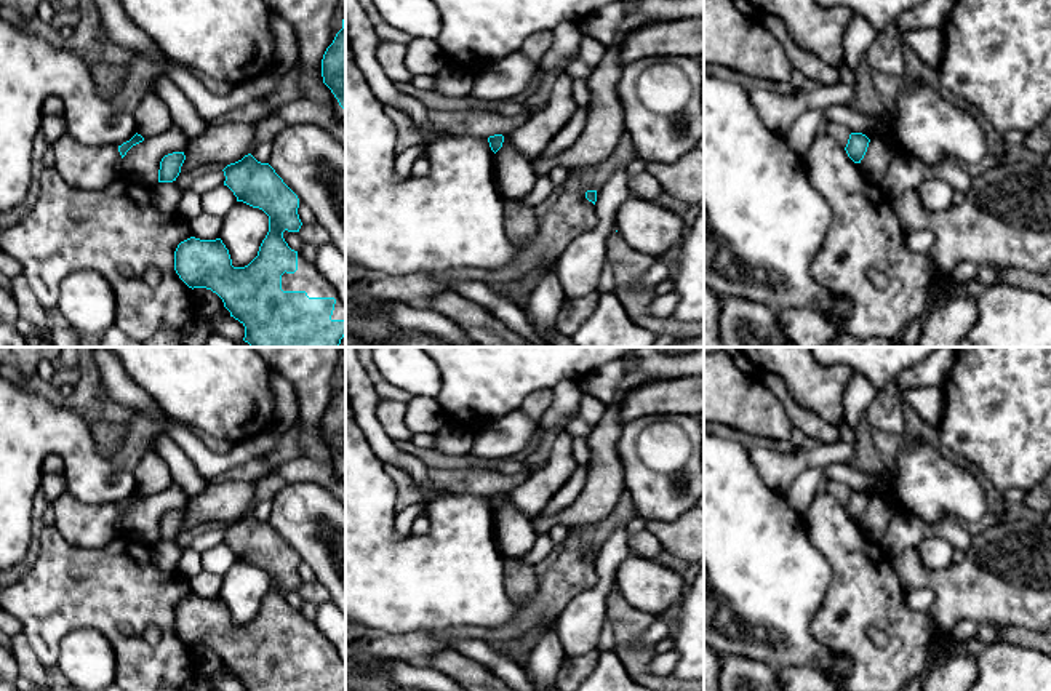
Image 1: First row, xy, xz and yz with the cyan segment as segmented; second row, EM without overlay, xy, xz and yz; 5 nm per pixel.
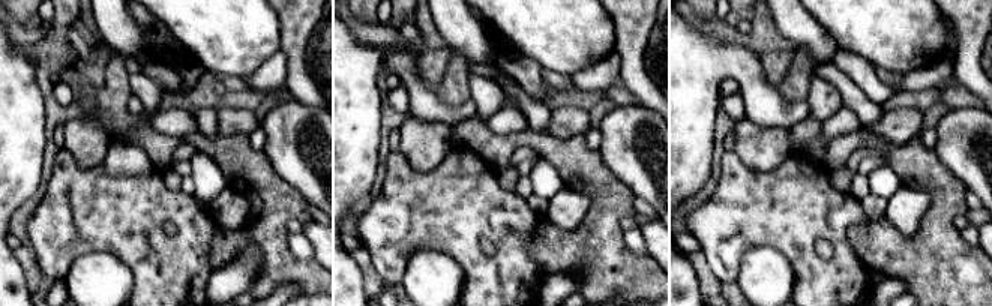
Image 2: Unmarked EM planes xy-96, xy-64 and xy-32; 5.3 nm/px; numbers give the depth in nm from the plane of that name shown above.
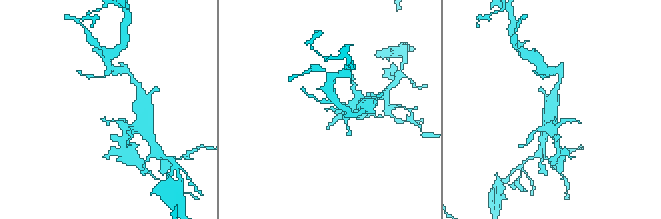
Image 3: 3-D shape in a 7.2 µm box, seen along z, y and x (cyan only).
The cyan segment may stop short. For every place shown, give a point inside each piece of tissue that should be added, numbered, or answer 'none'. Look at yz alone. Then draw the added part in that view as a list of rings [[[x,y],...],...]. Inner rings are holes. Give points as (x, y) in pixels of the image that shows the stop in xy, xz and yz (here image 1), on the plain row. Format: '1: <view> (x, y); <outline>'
none

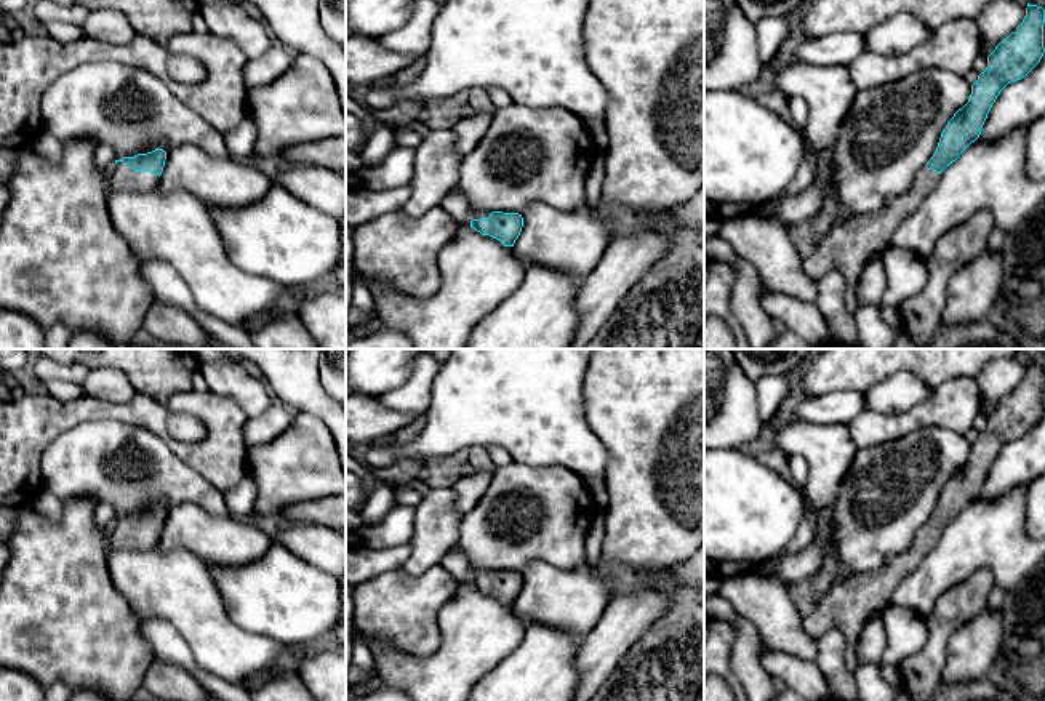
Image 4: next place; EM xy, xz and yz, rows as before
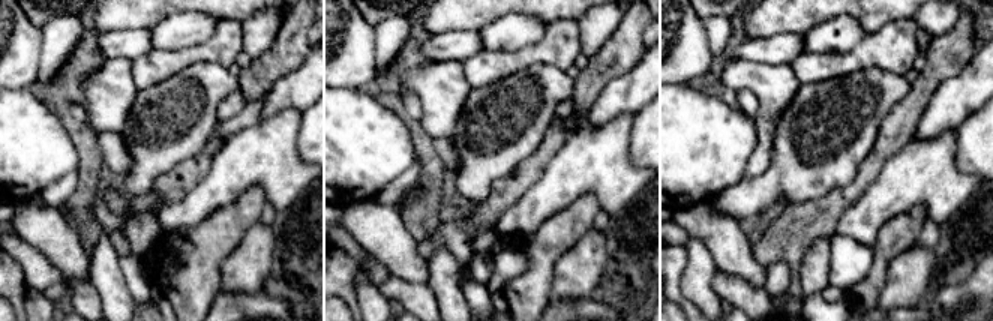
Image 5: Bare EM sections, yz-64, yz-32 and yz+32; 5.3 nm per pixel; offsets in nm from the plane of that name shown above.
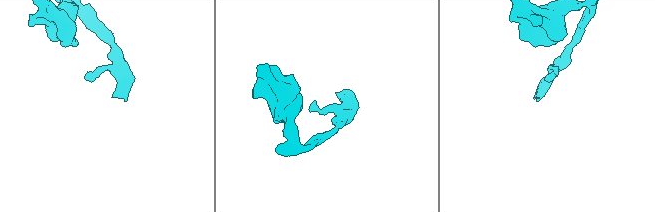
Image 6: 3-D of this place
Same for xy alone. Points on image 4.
1: xy (122, 536); [[[123,520],[114,522],[109,536],[107,547],[120,551],[149,551],[157,547],[160,535],[150,530],[134,530]]]

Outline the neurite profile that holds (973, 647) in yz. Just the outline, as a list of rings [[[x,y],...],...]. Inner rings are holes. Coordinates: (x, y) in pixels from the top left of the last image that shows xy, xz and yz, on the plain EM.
[[[984,608],[951,635],[941,685],[986,677],[999,658],[1002,640],[1002,610]]]

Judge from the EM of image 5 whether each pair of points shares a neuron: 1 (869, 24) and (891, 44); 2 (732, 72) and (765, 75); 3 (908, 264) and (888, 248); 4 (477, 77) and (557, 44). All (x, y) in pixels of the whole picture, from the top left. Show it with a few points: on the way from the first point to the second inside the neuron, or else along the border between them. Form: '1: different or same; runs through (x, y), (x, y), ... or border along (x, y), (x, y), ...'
1: different; border along (909, 17), (893, 20), (867, 36)
2: same; runs through (740, 75), (758, 75)
3: different; border along (911, 246), (890, 263), (882, 287)
4: same; runs through (497, 65), (537, 53)

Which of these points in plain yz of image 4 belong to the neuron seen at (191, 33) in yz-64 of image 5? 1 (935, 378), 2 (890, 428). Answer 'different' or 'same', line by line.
1: different
2: different

